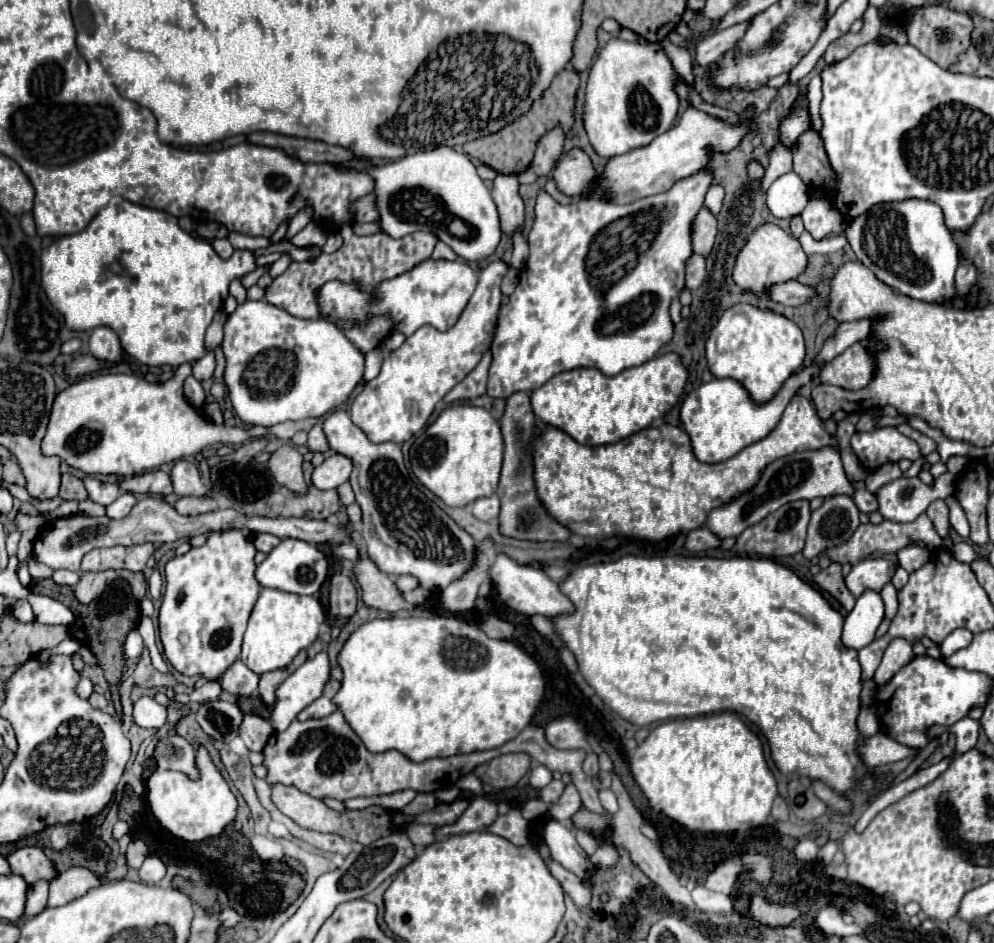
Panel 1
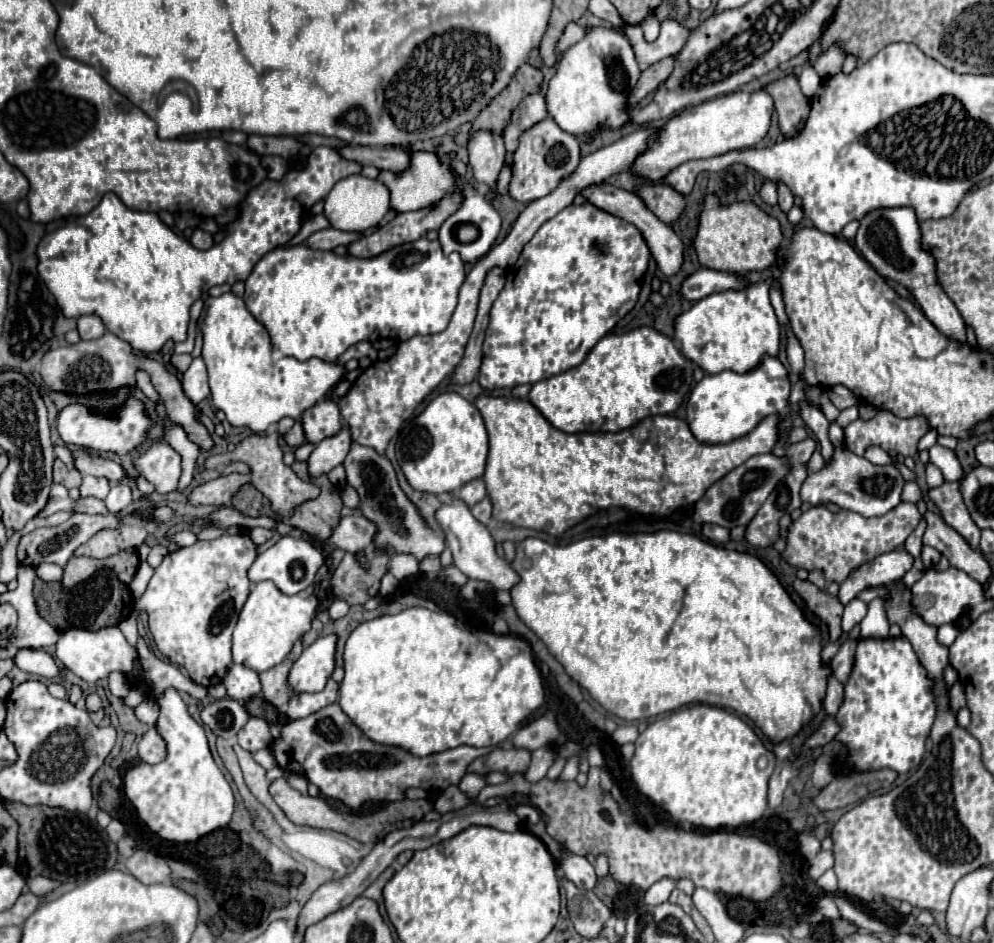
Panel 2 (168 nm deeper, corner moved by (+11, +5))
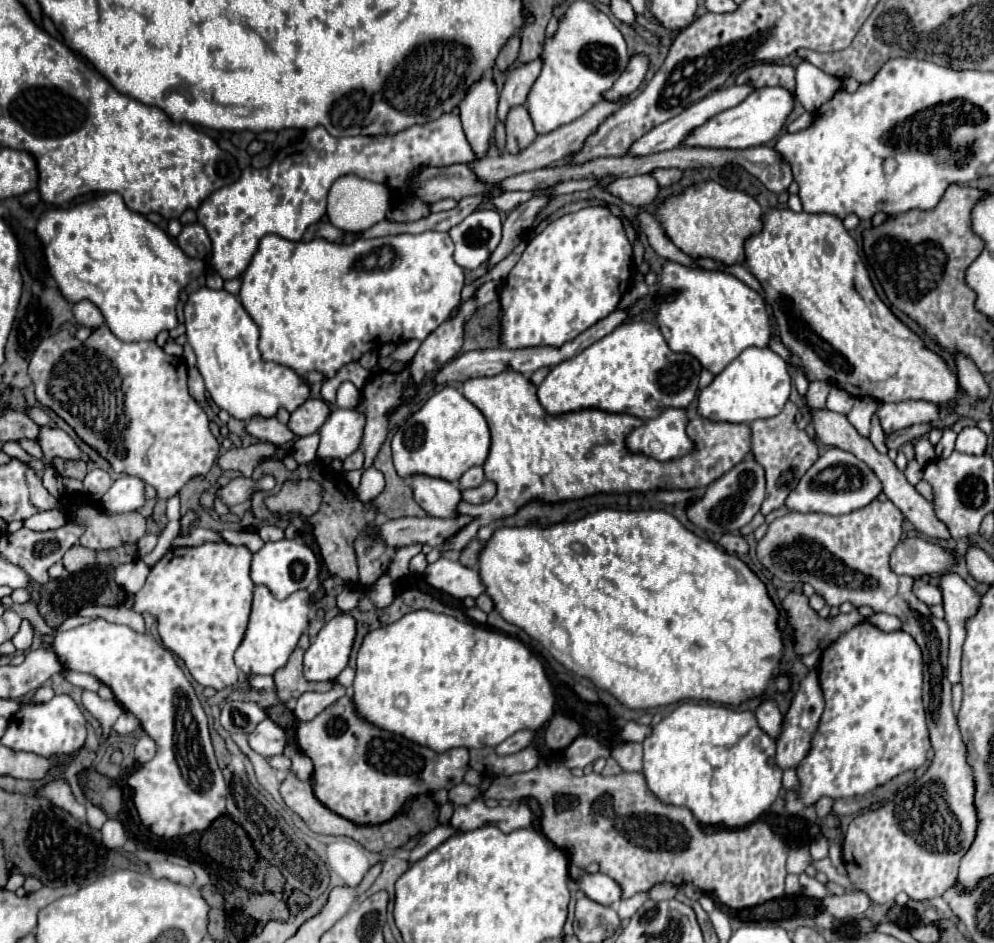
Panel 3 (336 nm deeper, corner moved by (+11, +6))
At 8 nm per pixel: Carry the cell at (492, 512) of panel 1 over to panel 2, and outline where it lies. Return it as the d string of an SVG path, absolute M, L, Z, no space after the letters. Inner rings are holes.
M475 479L475 481L469 481L467 485L463 485L459 489L459 499L469 507L473 509L473 505L477 505L479 501L483 501L487 497L487 487L485 487L485 481L483 479Z

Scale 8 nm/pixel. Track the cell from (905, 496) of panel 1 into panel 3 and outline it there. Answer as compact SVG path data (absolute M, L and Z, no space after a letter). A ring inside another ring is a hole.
M829 448L823 456L819 456L813 468L805 472L797 488L787 496L785 506L789 512L821 512L837 516L867 506L877 498L879 492L881 484L875 478L875 474L867 468L867 464L863 464L849 452L843 452L839 448Z

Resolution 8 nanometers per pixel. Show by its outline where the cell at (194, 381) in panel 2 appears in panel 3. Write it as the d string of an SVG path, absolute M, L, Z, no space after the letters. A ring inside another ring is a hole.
M191 368L189 370L189 394L197 402L203 402L205 400L205 384L203 384L203 378L201 378L201 374L199 374L197 368Z

